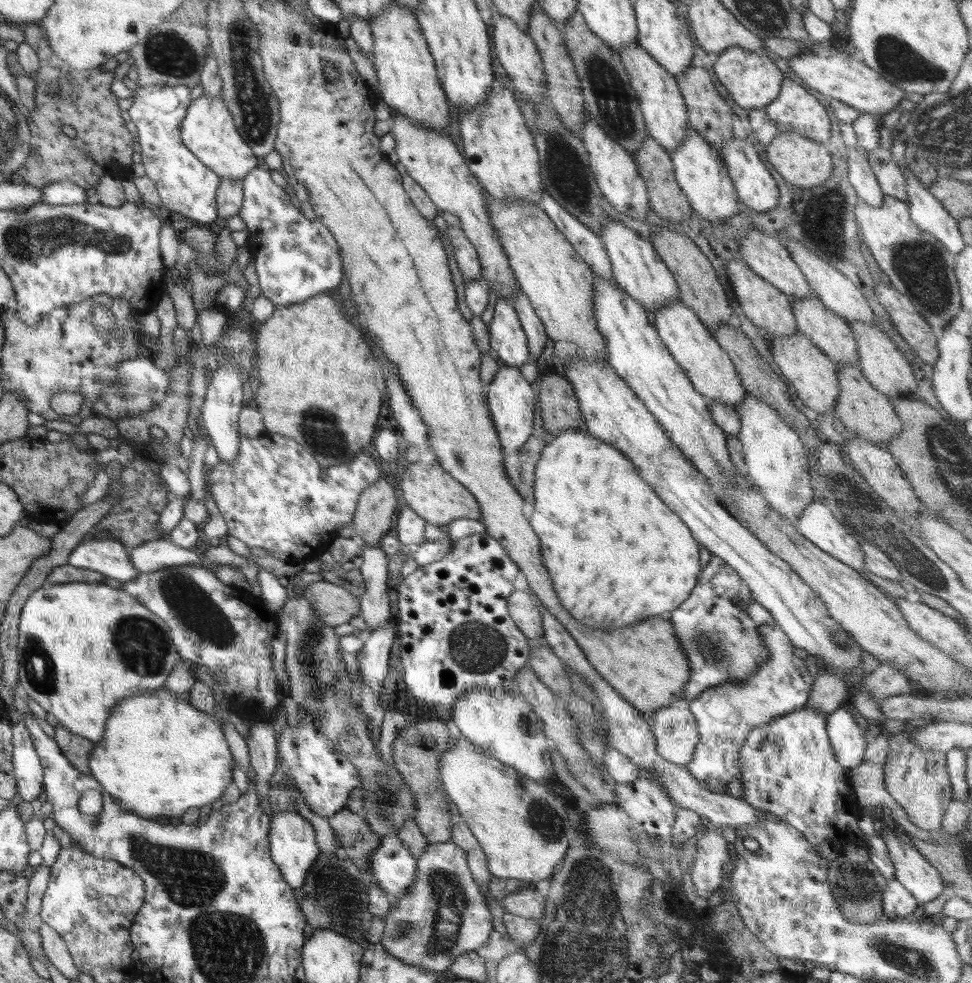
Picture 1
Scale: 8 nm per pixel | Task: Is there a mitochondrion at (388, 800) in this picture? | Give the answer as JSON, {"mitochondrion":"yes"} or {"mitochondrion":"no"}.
{"mitochondrion":"yes"}

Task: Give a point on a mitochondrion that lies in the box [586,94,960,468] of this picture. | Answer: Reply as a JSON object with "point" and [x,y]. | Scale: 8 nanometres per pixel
{"point":[920,266]}

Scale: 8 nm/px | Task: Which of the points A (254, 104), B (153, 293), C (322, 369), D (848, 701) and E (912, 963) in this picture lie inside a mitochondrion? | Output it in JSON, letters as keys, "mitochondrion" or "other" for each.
{"A":"mitochondrion","B":"other","C":"other","D":"other","E":"mitochondrion"}

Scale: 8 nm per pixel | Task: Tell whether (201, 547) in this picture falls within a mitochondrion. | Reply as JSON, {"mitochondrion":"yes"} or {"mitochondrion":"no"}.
{"mitochondrion":"no"}

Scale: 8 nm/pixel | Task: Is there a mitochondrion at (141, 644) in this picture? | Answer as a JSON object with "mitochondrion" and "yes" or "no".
{"mitochondrion":"yes"}

